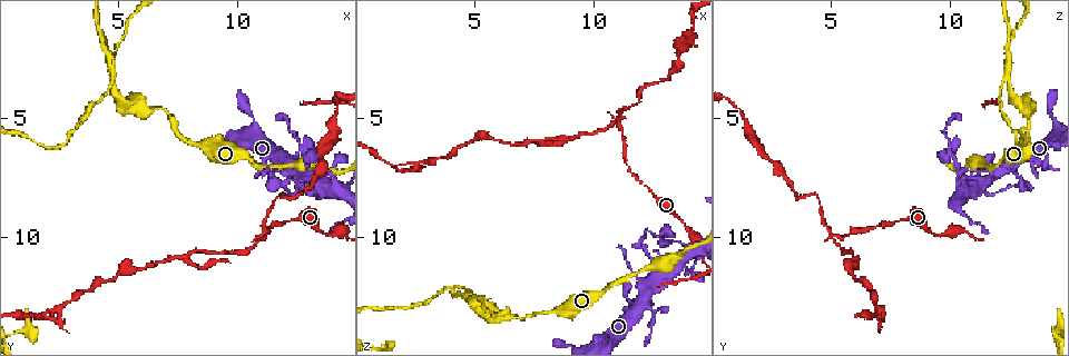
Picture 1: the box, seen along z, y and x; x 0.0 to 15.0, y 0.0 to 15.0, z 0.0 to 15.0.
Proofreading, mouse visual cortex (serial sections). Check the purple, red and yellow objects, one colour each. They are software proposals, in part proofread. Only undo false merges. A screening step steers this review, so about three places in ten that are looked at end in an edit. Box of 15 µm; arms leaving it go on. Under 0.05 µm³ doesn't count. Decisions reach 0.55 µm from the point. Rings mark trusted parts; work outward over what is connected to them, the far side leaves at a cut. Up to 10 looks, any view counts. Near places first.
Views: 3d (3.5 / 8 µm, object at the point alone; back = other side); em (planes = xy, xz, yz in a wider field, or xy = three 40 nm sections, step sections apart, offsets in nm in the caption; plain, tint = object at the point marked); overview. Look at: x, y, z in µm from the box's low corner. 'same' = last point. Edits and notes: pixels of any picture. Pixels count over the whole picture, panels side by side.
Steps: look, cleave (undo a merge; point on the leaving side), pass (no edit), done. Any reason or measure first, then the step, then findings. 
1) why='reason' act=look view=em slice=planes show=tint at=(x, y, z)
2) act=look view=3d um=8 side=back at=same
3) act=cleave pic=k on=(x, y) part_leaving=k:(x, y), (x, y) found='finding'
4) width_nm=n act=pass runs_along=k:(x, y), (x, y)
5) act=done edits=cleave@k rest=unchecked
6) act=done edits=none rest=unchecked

act=look view=3d um=3.5 at=(11.1, 10.0, 5.2)

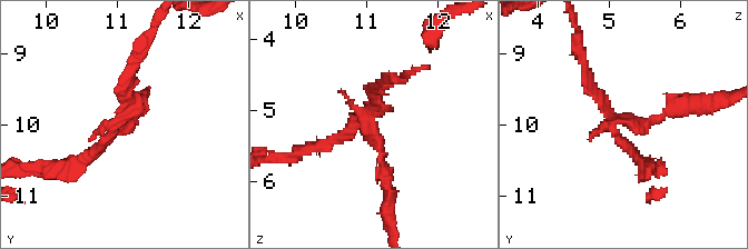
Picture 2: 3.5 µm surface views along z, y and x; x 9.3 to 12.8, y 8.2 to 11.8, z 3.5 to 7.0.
why='now the EM' act=look view=em slice=planes show=tint at=(11.05, 10.00, 5.20)

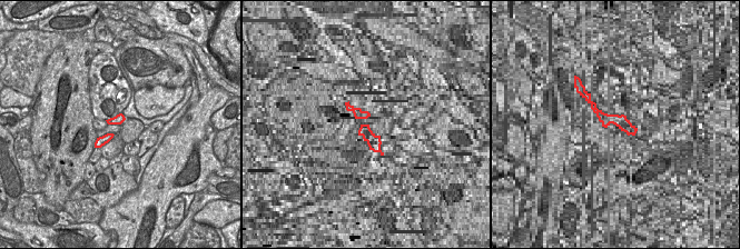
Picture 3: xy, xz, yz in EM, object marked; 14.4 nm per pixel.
act=cleave pic=2 on=(368, 113) part_leaving=2:(381, 148), (361, 115), (326, 146) found='a second cell is stuck on'

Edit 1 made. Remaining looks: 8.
act=look view=overview

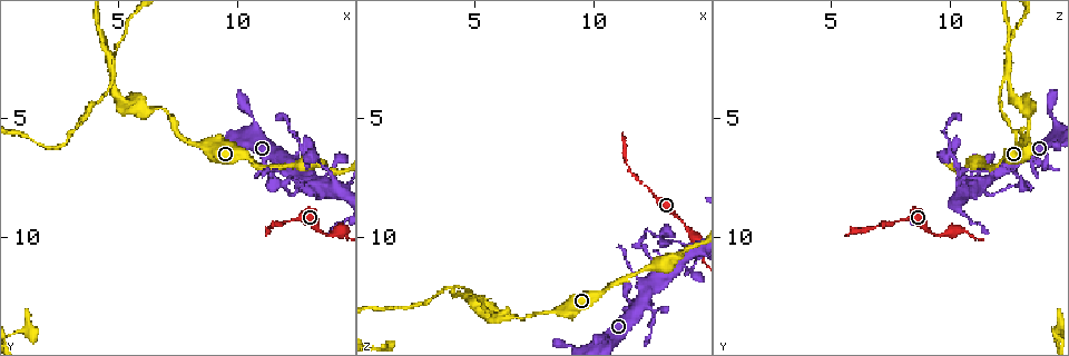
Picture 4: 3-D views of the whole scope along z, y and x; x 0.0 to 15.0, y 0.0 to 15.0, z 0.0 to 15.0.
why='abrupt turn' act=look view=3d um=8 at=(12.3, 8.2, 11.7)

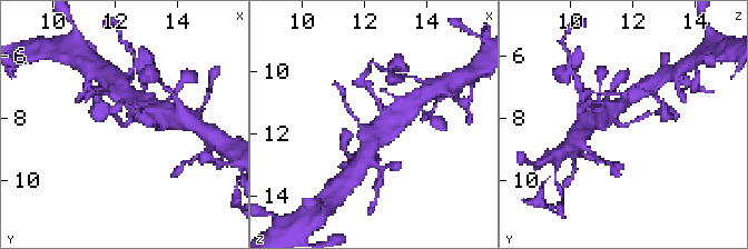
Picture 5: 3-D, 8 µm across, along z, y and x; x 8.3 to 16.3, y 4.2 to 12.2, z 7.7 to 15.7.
act=look view=3d um=3.5 side=back at=(12.3, 8.3, 11.7)

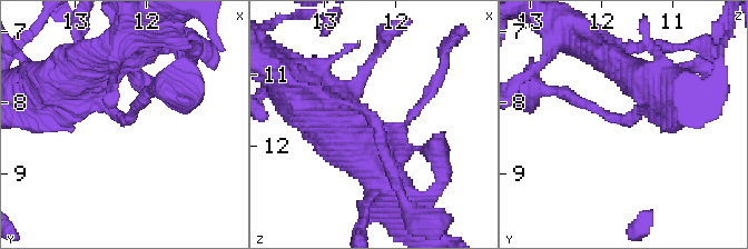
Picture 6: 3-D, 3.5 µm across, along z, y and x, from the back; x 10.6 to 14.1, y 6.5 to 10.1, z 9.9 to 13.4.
arm_widths_nm=150,400 act=look view=em slice=xy step=1 show=tint at=(12.30, 8.20, 11.70)

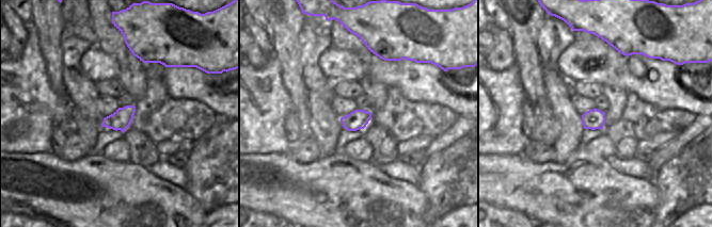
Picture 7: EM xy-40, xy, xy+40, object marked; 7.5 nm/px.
act=pass found='all the same cell'

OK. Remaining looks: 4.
why='thick turns thin' act=look view=3d um=3.5 side=back at=(10.4, 6.7, 12.2)

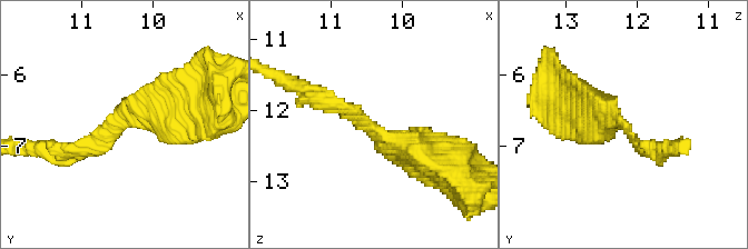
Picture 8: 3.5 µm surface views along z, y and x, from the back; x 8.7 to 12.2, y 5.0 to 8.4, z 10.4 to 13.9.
why='need the tissue' act=look view=em slice=xy step=2 show=tint at=(10.40, 6.65, 12.25)

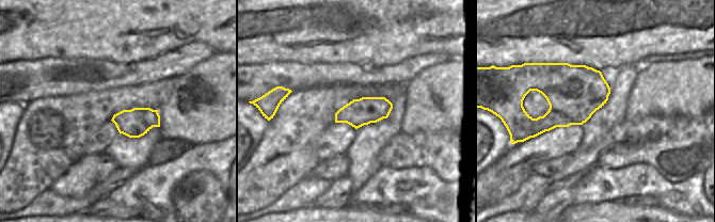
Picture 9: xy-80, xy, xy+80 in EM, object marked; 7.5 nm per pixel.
why='cut it another way' act=look view=em slice=xy step=5 show=tint at=same

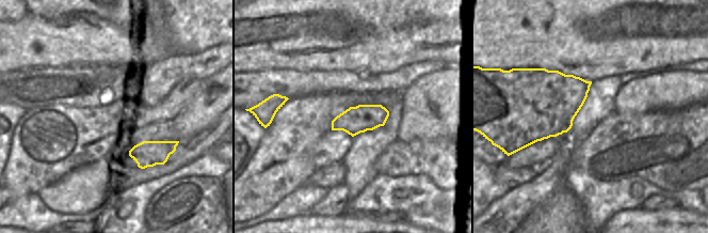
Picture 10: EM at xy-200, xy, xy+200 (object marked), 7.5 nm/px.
act=pass runs_along=8:(439, 157), (405, 151), (313, 95) found='continuous, no second cell'

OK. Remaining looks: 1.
act=done edits=cleave@2 rest=unchecked

